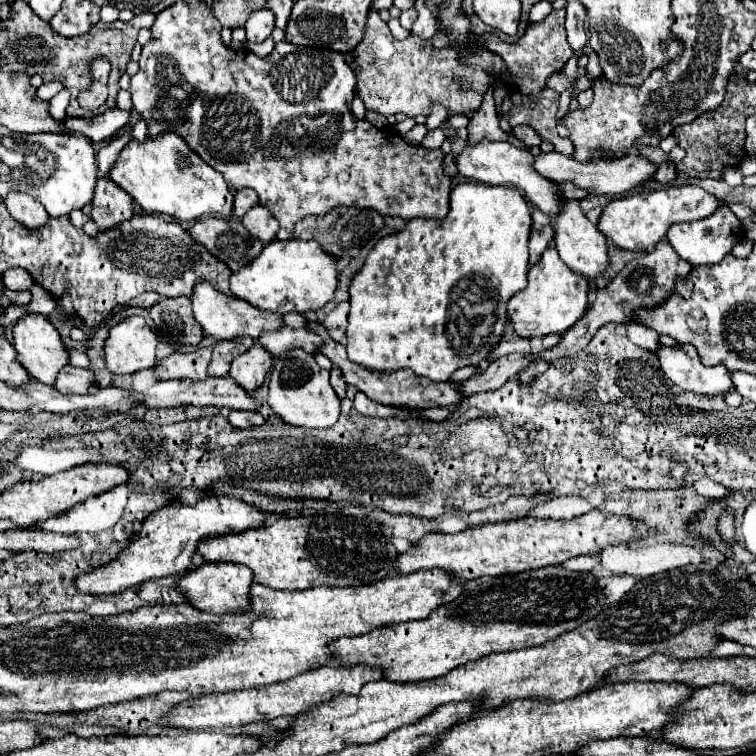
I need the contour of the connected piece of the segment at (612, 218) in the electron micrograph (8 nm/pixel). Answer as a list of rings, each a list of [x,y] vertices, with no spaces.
[[[677,186],[677,188],[663,188],[663,190],[643,190],[639,194],[621,196],[611,200],[601,218],[597,228],[615,242],[615,246],[631,252],[651,250],[669,230],[673,224],[683,222],[697,222],[701,218],[711,216],[719,208],[719,202],[707,194],[701,186]]]

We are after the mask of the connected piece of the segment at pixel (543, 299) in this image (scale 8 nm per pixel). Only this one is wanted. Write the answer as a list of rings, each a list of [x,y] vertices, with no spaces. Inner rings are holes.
[[[547,248],[541,256],[541,260],[529,270],[529,284],[525,290],[515,294],[507,302],[507,314],[515,326],[515,332],[523,338],[541,338],[545,334],[563,334],[569,330],[587,310],[587,292],[589,292],[589,280],[581,274],[567,268],[567,264],[561,262],[555,248]]]

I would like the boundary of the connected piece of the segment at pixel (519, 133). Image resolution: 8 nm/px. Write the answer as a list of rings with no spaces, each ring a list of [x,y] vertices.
[[[515,126],[513,128],[513,136],[517,136],[519,140],[523,140],[527,146],[539,146],[541,144],[541,136],[531,126]]]

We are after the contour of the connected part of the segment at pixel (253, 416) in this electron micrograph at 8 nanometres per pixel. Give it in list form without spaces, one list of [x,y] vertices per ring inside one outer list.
[[[231,410],[229,422],[235,428],[251,428],[251,426],[261,426],[265,418],[259,412],[249,412],[249,410]]]

